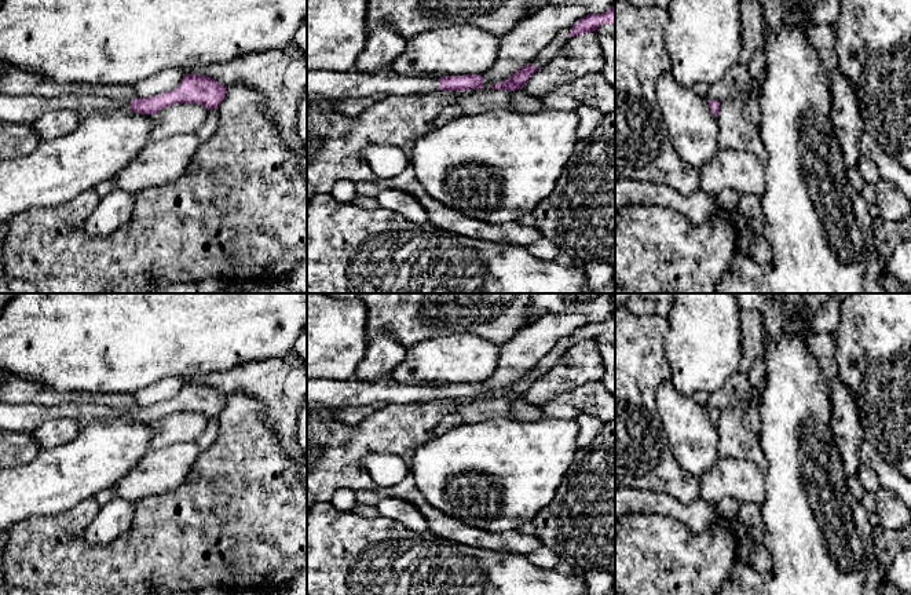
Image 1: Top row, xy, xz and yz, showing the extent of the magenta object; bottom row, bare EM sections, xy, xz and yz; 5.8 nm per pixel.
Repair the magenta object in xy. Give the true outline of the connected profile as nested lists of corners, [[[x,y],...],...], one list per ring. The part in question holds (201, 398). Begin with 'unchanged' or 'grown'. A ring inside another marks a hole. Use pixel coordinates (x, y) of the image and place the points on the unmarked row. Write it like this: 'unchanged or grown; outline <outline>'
grown; outline [[[187,383],[179,394],[168,401],[150,406],[135,406],[131,410],[98,404],[41,406],[34,404],[0,402],[0,430],[34,432],[44,421],[56,417],[73,417],[84,424],[89,420],[116,420],[131,417],[135,421],[154,423],[175,412],[197,412],[216,417],[227,402],[227,395],[206,383]]]

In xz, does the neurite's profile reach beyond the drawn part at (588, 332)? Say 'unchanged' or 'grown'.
unchanged

